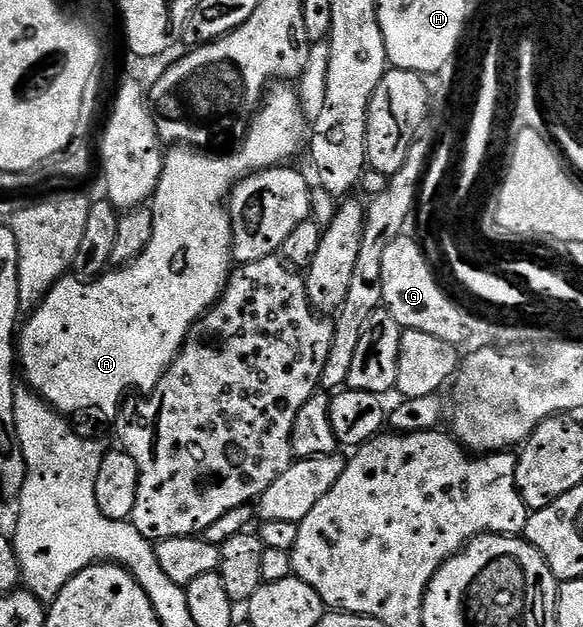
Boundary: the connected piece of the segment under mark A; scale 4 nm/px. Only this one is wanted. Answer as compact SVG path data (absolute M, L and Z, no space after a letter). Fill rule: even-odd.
M275 85L266 92L259 110L255 112L255 117L251 121L251 127L247 130L247 136L241 140L240 147L243 148L236 155L207 155L211 153L203 149L192 149L186 145L179 145L168 150L163 160L161 181L149 203L153 217L153 237L149 237L149 245L145 245L145 249L133 262L116 266L90 281L84 281L82 278L71 279L72 277L59 279L57 285L53 285L53 289L49 289L47 296L39 302L39 306L26 316L27 324L25 324L25 319L17 335L17 363L21 368L22 378L23 375L27 378L26 386L64 417L79 415L82 411L100 411L103 415L115 417L118 416L125 402L125 396L131 393L126 393L126 391L131 391L136 387L139 393L151 392L161 381L164 373L171 368L171 362L179 355L179 350L183 348L183 342L187 339L192 327L221 298L223 290L227 288L227 279L233 270L233 260L231 258L231 213L225 204L228 202L231 188L236 183L240 183L246 175L252 175L255 171L264 171L267 167L286 164L290 160L287 158L298 149L299 142L302 139L304 142L305 123L303 127L303 122L305 122L305 116L302 105L299 103L298 90L291 85Z

